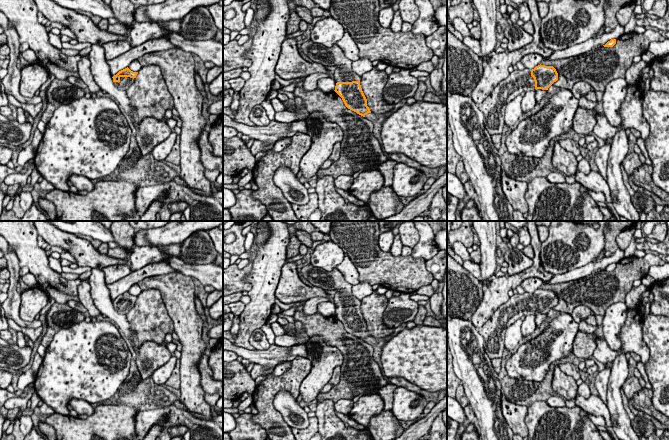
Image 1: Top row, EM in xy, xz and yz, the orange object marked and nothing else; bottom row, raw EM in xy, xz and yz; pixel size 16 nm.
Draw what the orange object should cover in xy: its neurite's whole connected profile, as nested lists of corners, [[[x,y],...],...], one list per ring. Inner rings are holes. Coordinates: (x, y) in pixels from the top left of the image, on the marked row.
[[[128,67],[114,75],[113,82],[117,88],[126,91],[135,81],[138,72],[131,71]]]

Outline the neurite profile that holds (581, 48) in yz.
[[[617,25],[609,33],[604,33],[596,38],[590,38],[582,43],[576,44],[564,50],[554,51],[548,60],[564,59],[569,57],[578,56],[590,51],[593,48],[598,48],[605,45],[611,39],[617,39],[624,34],[624,26]]]

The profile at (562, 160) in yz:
[[[557,141],[554,142],[552,165],[554,169],[561,171],[567,176],[575,176],[578,171],[578,161],[575,155],[562,148]]]

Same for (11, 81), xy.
[[[0,11],[0,24],[4,28],[7,36],[7,45],[10,48],[8,73],[3,78],[2,84],[5,87],[5,93],[14,96],[20,103],[38,104],[42,102],[41,97],[36,94],[31,98],[24,97],[19,92],[19,84],[21,80],[21,71],[17,68],[17,59],[19,58],[19,35],[14,28],[9,27],[9,20],[6,15]]]

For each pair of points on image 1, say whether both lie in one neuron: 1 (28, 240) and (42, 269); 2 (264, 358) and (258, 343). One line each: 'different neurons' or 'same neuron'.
1: same neuron
2: different neurons

